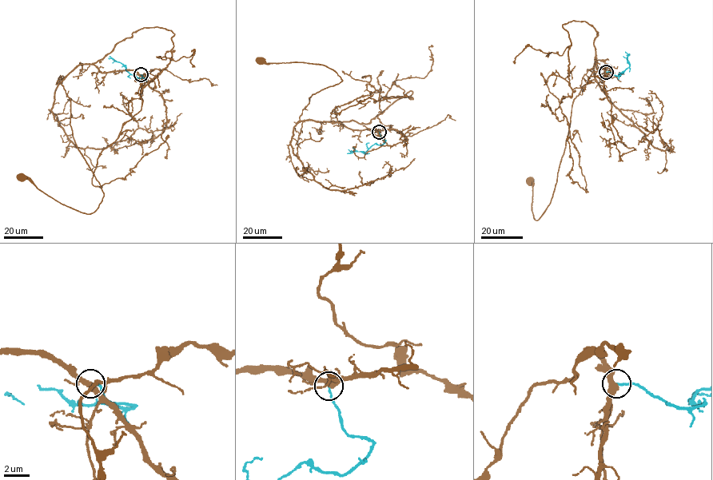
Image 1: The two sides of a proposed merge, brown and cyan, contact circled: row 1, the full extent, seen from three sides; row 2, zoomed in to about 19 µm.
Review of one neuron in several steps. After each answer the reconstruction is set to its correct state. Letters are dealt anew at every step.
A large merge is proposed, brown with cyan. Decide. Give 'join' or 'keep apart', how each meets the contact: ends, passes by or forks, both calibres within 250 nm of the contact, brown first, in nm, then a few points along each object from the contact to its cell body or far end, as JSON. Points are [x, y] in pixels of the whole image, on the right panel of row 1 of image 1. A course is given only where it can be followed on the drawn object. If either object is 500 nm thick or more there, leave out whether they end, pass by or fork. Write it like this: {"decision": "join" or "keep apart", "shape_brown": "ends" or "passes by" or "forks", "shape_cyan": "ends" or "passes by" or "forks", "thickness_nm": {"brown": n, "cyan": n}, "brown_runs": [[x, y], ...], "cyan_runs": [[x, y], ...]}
{"decision": "join", "shape_brown": "forks", "shape_cyan": "ends", "thickness_nm": {"brown": 340, "cyan": 140}, "brown_runs": [[606, 72], [597, 69], [595, 60], [594, 78], [574, 100], [556, 183], [537, 220], [530, 181]], "cyan_runs": [[606, 72], [621, 75], [619, 73], [630, 65], [625, 52]]}

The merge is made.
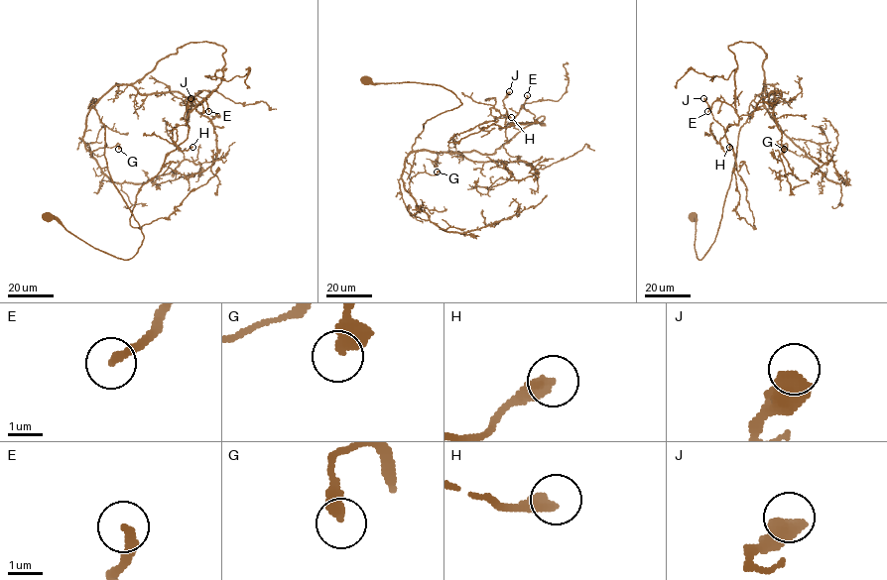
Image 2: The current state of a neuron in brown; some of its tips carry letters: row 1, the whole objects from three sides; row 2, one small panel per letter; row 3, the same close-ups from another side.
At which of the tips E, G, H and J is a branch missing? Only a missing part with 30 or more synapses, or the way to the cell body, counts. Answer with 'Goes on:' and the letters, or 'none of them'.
Goes on: E

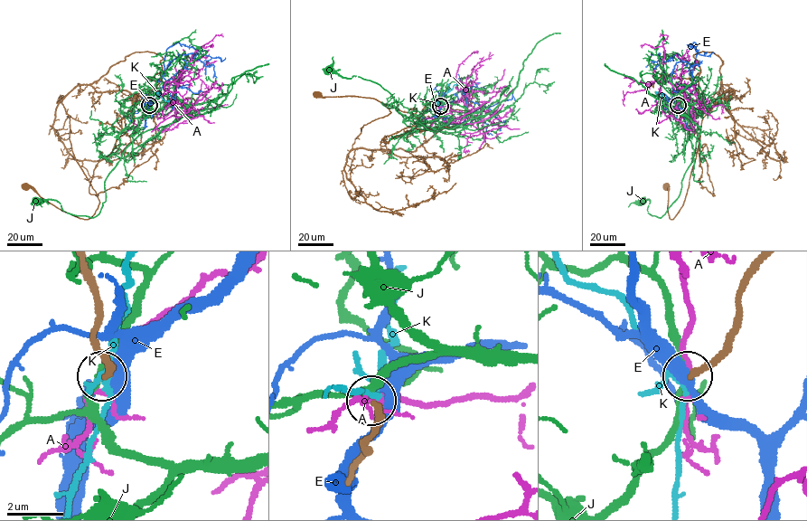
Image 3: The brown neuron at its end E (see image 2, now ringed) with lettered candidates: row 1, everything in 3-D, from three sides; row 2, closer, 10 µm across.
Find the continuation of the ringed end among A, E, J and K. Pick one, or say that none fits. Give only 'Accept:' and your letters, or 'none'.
Accept: K

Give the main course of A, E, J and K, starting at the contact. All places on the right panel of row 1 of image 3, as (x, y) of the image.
A: (678, 105), (677, 99), (671, 92), (681, 90), (693, 118), (692, 131), (670, 115), (657, 122)
E: (678, 105), (684, 108), (695, 86), (689, 68), (697, 50), (695, 42), (689, 44), (700, 54), (713, 52)
J: (678, 105), (683, 97), (700, 127), (691, 163), (661, 217), (642, 201)
K: (678, 105), (664, 94), (654, 100)

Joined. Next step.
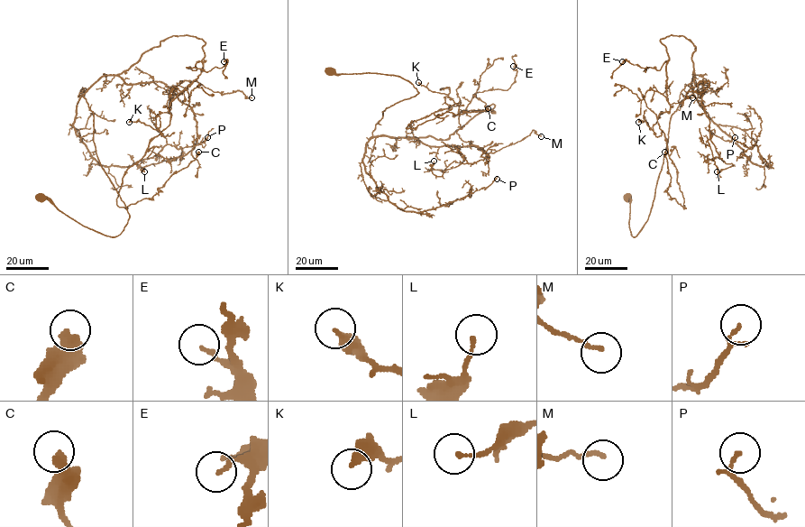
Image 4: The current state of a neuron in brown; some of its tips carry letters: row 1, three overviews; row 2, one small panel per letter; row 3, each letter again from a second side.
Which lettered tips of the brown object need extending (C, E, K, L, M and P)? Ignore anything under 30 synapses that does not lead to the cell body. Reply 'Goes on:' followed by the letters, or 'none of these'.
Goes on: none of these

